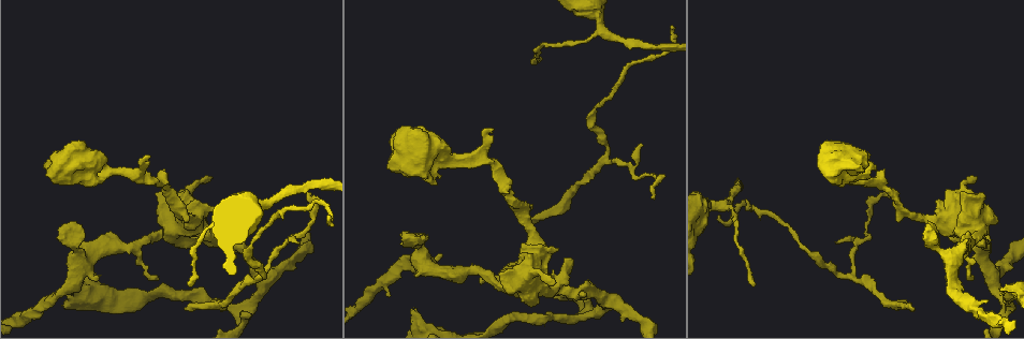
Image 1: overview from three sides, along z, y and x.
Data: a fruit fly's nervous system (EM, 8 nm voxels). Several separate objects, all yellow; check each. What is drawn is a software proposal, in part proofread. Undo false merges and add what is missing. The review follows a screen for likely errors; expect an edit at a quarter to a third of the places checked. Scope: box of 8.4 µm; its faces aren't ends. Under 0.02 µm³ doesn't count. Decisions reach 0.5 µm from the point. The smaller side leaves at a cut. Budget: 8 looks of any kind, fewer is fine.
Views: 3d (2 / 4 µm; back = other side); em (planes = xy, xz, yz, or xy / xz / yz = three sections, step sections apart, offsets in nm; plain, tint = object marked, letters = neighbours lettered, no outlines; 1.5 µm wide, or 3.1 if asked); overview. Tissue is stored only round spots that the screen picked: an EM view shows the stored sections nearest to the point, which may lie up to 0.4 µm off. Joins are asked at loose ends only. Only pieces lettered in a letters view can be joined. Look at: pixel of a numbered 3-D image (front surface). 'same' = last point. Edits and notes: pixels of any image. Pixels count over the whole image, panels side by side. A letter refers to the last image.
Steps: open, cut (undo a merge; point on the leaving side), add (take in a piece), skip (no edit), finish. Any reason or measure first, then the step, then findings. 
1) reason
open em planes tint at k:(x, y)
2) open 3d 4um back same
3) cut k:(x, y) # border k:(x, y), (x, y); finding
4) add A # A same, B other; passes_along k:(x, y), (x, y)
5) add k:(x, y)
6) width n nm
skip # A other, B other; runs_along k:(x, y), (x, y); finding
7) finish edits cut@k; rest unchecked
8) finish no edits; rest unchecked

an open end
open 3d 2um at 1:(913, 309)

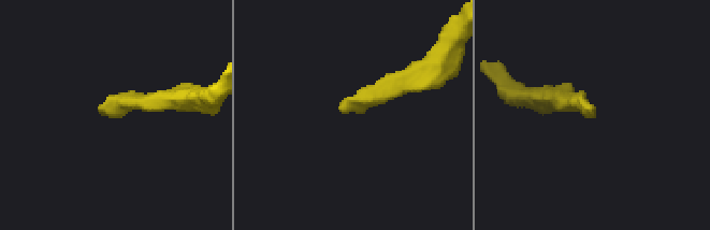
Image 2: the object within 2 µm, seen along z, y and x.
shape alone is not enough
open em xz step 8 letters at 2:(592, 109)

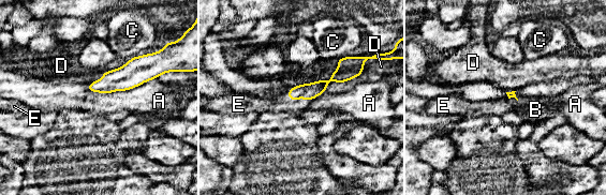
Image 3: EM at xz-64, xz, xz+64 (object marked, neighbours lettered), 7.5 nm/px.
open em xy step 4 letters same

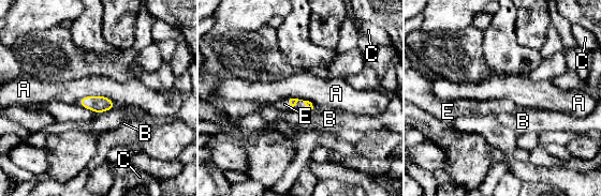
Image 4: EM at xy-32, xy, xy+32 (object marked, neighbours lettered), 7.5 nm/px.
add E # A other, B other, C other, E same; the neuron continues

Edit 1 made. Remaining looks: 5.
branch stops here
open em xy step 8 tint at 1:(585, 293)

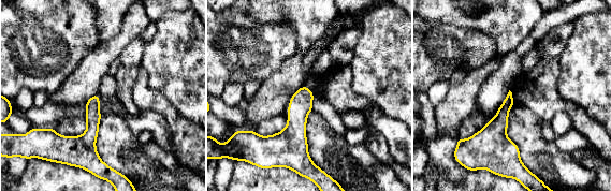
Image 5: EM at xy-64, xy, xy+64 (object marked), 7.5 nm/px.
open em planes letters same

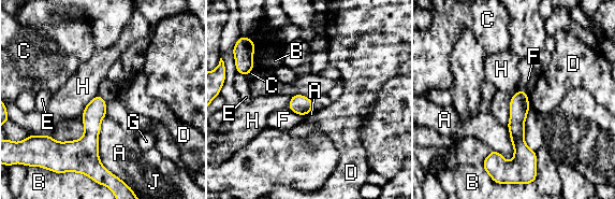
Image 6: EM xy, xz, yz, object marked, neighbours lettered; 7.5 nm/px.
add H # A other, B other, C other, D other, E other, F other, G other, H same, J other; the neuron continues

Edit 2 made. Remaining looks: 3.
branch stops here
open em planes plain at 1:(147, 156)

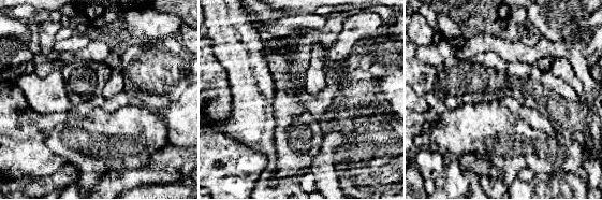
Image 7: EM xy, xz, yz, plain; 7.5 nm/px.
where the object lies
open em planes tint same

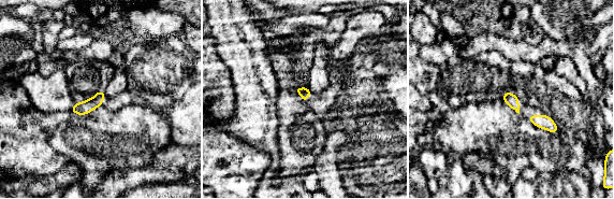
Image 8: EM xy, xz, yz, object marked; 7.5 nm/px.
see the neighbours
open em planes letters same

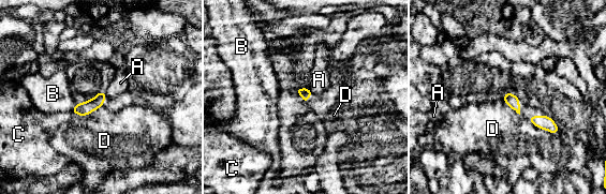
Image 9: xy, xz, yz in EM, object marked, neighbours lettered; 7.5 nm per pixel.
skip # A other, B other, C other, D other; border 9:(307, 87), (313, 93); no lettered piece goes on from it

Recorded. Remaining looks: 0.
finish edits add@4, add@6; rest unchecked

